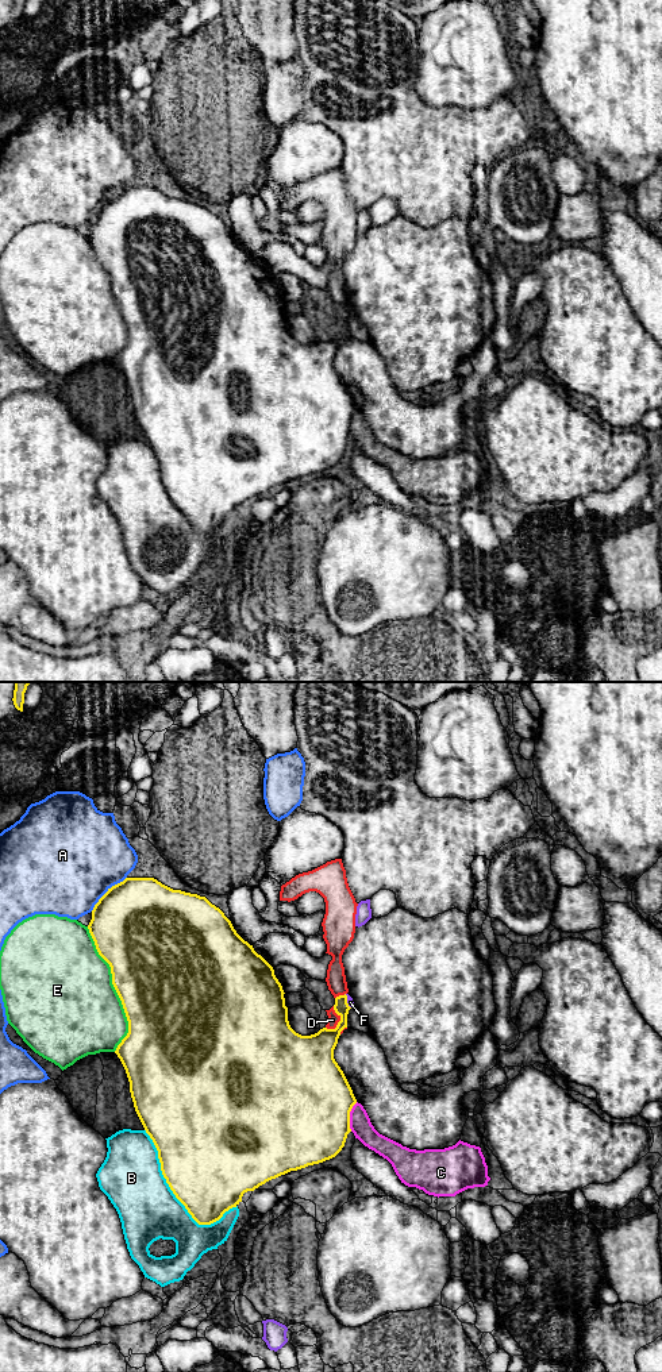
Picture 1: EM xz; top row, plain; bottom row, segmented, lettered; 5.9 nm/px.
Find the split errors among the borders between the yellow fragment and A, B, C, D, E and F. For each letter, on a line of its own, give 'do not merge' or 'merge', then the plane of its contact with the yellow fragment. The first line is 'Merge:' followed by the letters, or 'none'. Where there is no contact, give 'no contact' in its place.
Merge: none
A: do not merge | xz
B: do not merge | xz
C: do not merge | xz
D: do not merge | xz
E: do not merge | xz
F: do not merge | xz

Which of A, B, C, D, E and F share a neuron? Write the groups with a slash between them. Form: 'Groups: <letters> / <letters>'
Groups: A / B / C / D / E / F

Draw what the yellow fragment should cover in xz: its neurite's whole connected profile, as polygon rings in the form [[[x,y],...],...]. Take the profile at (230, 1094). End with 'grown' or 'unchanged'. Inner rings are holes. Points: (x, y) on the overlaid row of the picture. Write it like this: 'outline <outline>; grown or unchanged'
outline [[[126,878],[108,889],[95,905],[88,929],[99,955],[111,967],[112,984],[128,1021],[128,1033],[115,1053],[126,1070],[135,1111],[158,1151],[166,1183],[199,1225],[211,1225],[219,1221],[226,1211],[242,1202],[245,1192],[254,1191],[266,1182],[290,1171],[330,1160],[342,1151],[347,1134],[351,1132],[350,1111],[357,1103],[343,1071],[334,1059],[334,1049],[340,1032],[347,1028],[347,1014],[351,1009],[346,994],[335,998],[334,1010],[340,1017],[335,1029],[323,1028],[311,1036],[296,1033],[289,1025],[285,993],[273,967],[236,933],[224,913],[205,897],[173,890],[154,878]]]; unchanged

